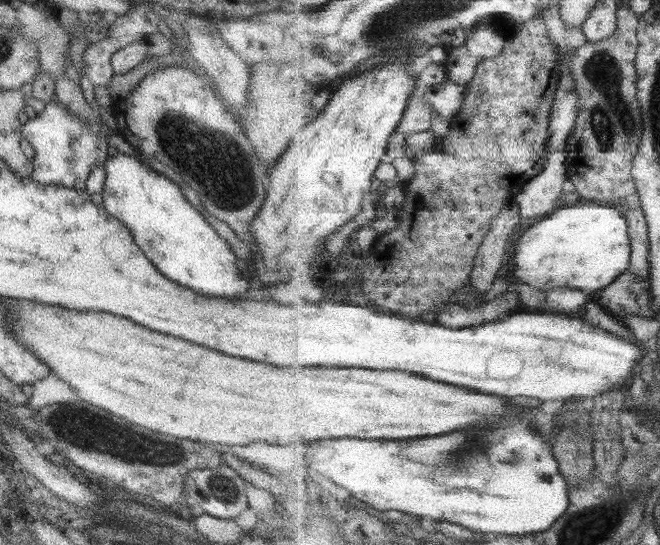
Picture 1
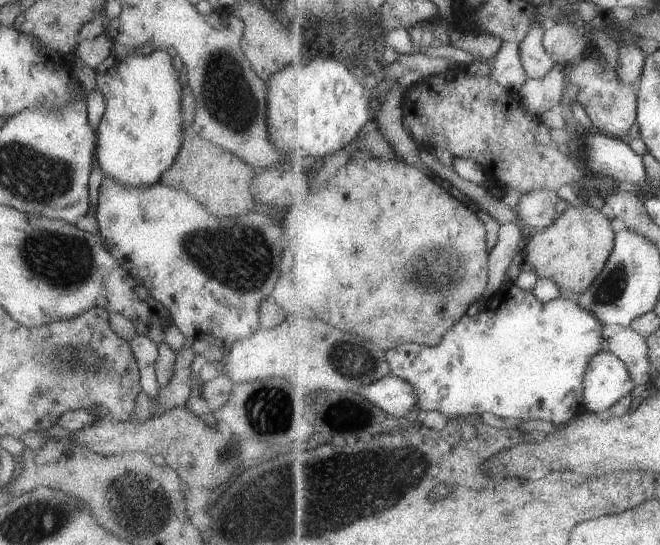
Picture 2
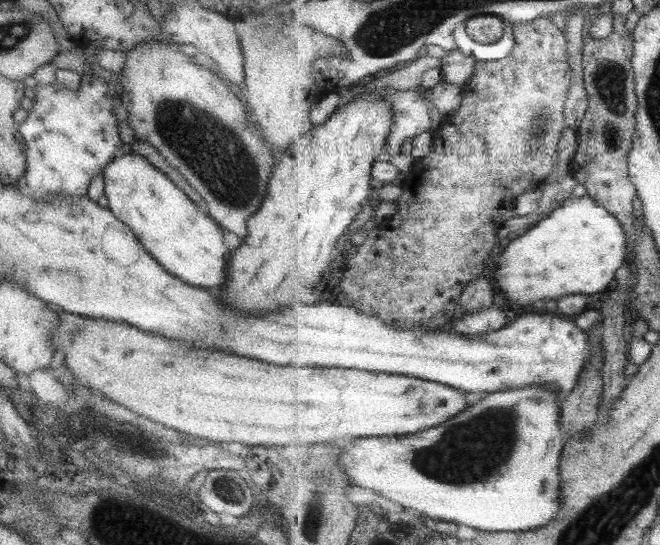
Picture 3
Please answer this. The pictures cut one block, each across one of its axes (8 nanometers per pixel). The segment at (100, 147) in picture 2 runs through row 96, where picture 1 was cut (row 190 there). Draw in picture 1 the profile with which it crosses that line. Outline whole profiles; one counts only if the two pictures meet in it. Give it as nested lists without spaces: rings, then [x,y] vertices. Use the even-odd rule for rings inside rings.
[[[112,151],[103,165],[105,176],[101,190],[102,208],[129,228],[137,248],[143,251],[149,262],[152,262],[165,278],[210,297],[233,297],[234,294],[247,290],[247,280],[239,271],[238,258],[202,213],[197,212],[183,197],[183,187],[177,186],[165,175],[151,169],[133,155]]]

